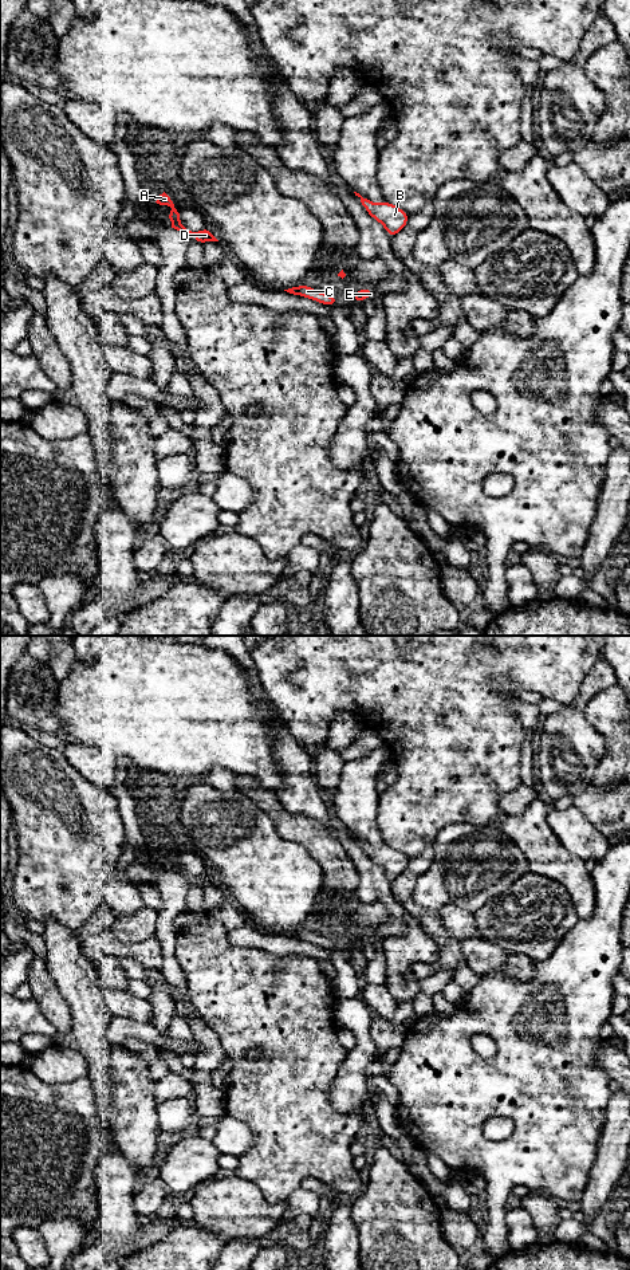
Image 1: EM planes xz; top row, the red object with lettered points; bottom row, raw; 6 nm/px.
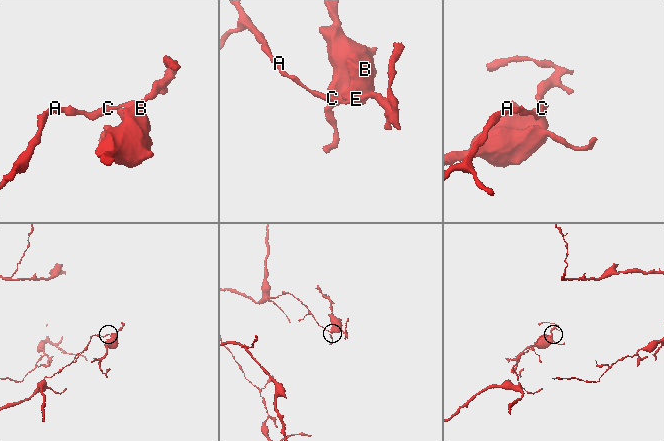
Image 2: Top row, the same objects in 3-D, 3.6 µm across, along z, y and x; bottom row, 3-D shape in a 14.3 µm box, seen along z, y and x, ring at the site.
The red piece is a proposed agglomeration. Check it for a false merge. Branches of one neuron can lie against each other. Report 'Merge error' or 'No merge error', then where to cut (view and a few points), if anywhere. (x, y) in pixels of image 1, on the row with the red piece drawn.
Merge error. Split along xz (358, 290), (354, 294)

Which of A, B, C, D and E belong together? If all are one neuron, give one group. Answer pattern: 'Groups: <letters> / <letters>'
Groups: A C D E / B

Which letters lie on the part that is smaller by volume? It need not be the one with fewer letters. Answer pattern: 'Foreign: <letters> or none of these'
Foreign: B

